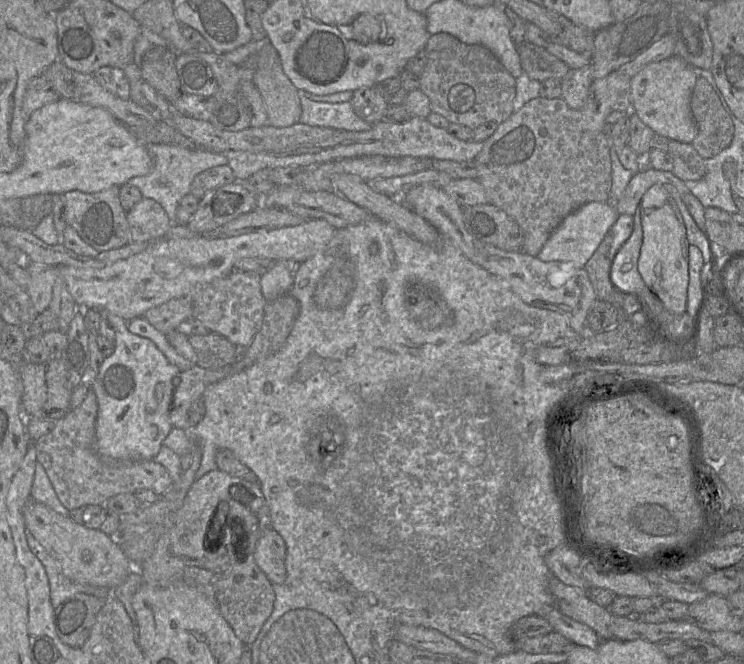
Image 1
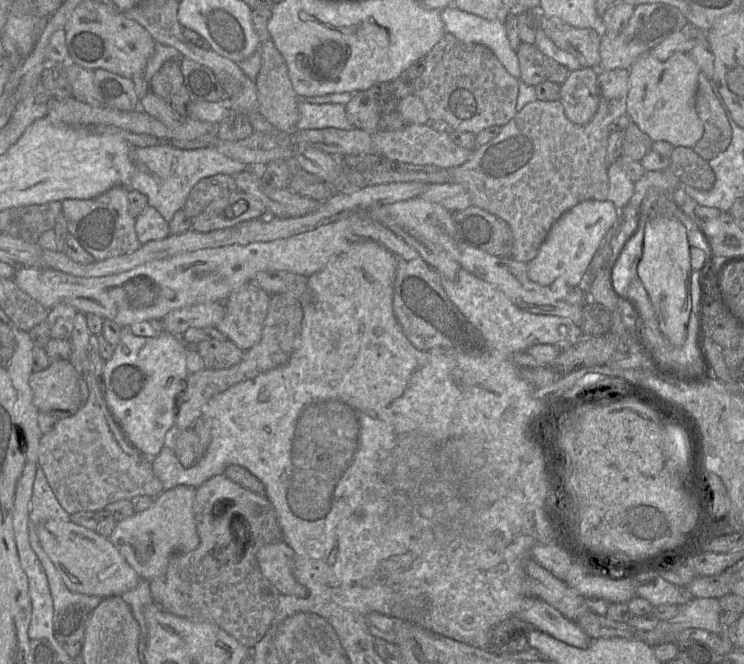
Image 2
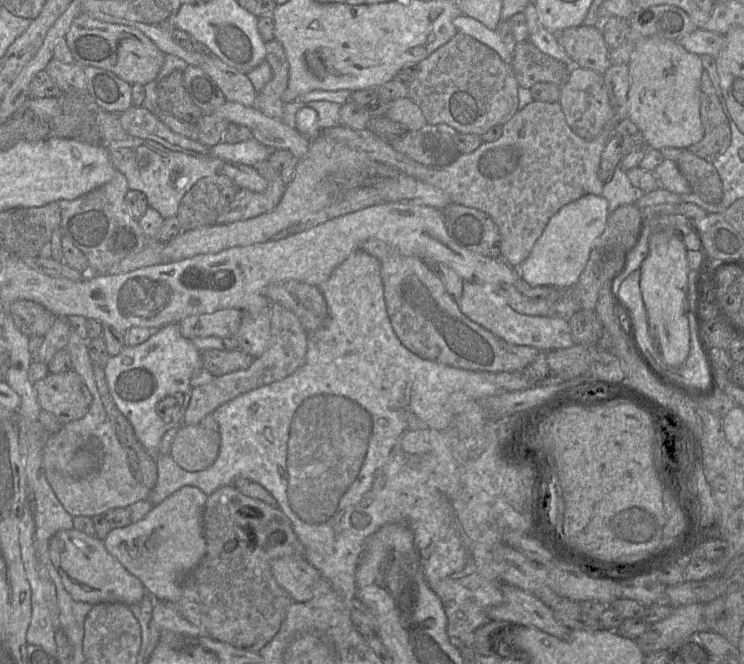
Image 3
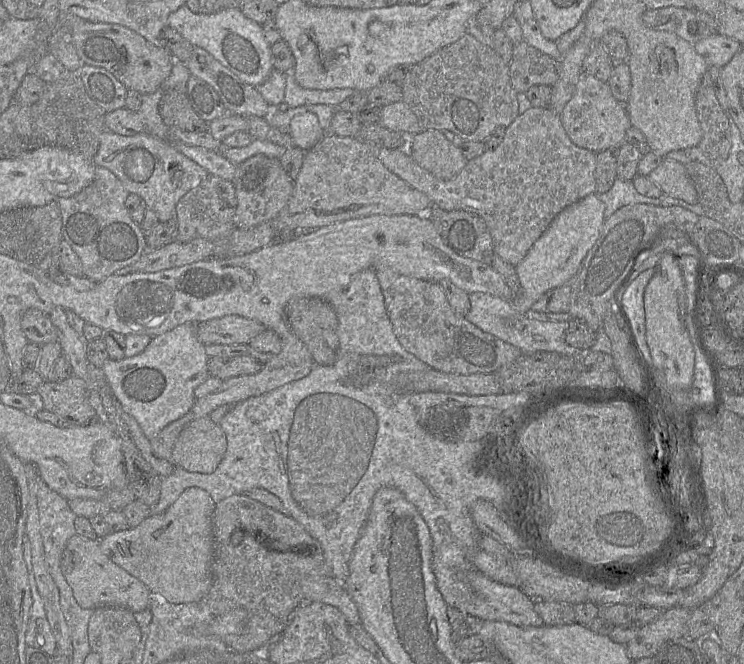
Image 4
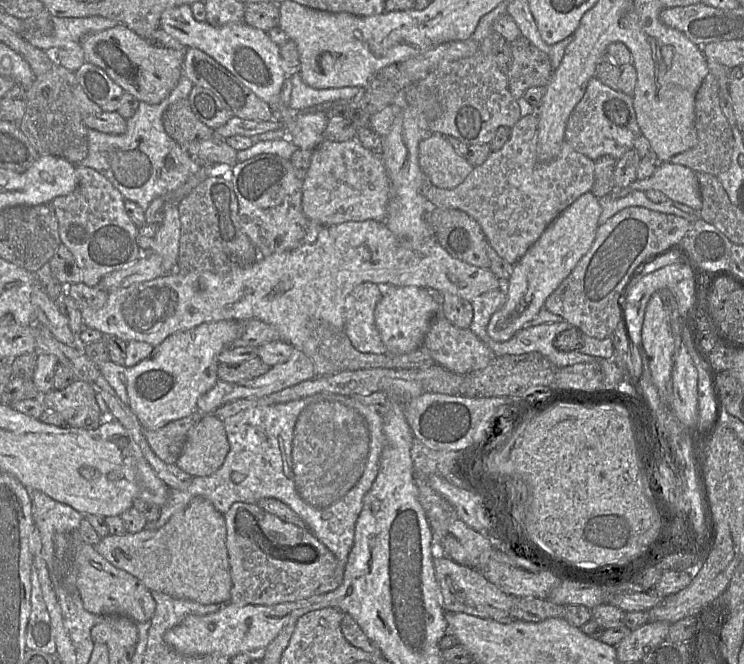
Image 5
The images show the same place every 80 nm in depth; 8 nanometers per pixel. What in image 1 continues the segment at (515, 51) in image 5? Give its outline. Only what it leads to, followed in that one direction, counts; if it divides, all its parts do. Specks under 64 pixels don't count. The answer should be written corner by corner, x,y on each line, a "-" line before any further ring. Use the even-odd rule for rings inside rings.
530,42
518,45
518,54
523,72
541,83
548,79
562,80
570,70
566,63
545,48

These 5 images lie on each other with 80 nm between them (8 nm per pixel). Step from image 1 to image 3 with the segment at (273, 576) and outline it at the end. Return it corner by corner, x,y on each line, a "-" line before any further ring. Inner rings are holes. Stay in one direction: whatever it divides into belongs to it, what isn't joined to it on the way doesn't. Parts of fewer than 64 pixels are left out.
298,555
276,559
271,571
276,582
296,602
310,601
314,596
314,586
323,579
318,569

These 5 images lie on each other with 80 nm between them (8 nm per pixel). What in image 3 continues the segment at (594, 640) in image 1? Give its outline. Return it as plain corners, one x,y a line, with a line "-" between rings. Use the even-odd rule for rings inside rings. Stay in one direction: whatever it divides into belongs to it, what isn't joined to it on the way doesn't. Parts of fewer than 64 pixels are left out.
502,583
503,601
488,610
489,621
535,627
562,640
568,640
571,629
554,616
553,610
535,595
516,586

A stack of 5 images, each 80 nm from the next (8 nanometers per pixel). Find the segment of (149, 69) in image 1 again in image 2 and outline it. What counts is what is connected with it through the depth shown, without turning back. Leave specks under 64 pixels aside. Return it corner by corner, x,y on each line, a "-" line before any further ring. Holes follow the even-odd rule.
166,61
152,77
149,90
163,99
180,117
189,117
188,108
192,100
184,84
178,61

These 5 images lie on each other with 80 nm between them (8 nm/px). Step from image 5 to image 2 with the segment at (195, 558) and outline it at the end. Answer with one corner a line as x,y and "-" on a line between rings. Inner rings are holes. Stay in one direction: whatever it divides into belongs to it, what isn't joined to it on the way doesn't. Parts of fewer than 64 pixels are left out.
176,486
154,498
152,505
118,522
108,537
127,563
141,579
151,580
161,576
170,558
177,552
190,552
200,543
194,515
196,489

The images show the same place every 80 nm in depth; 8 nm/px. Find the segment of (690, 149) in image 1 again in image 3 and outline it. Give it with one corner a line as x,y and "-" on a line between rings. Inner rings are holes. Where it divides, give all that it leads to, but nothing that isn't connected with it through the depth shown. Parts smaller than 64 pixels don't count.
684,149
677,166
692,188
702,200
717,205
723,198
723,185
719,173
712,163

